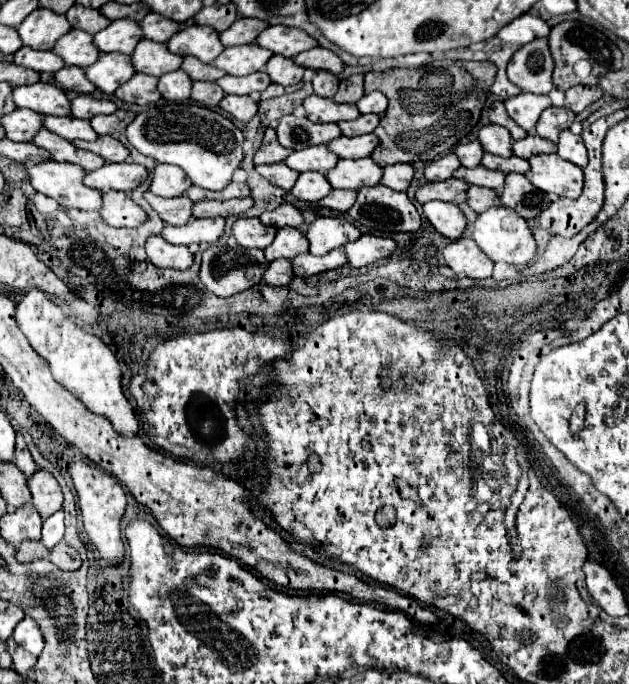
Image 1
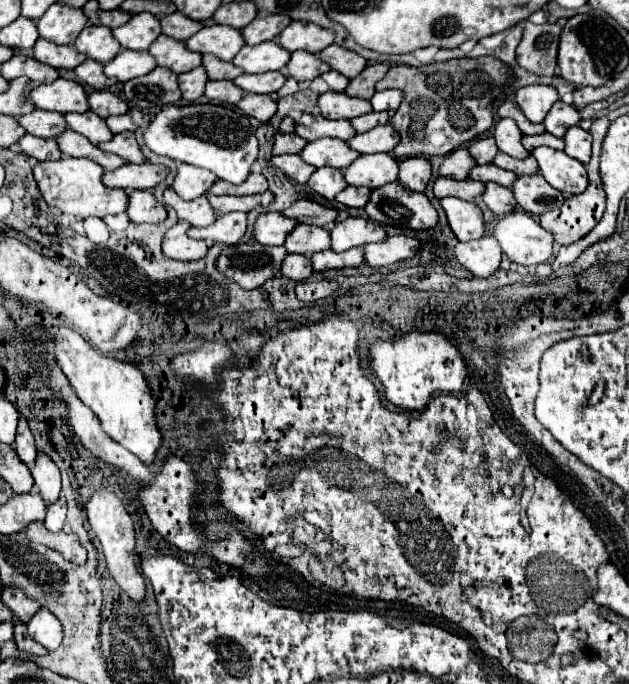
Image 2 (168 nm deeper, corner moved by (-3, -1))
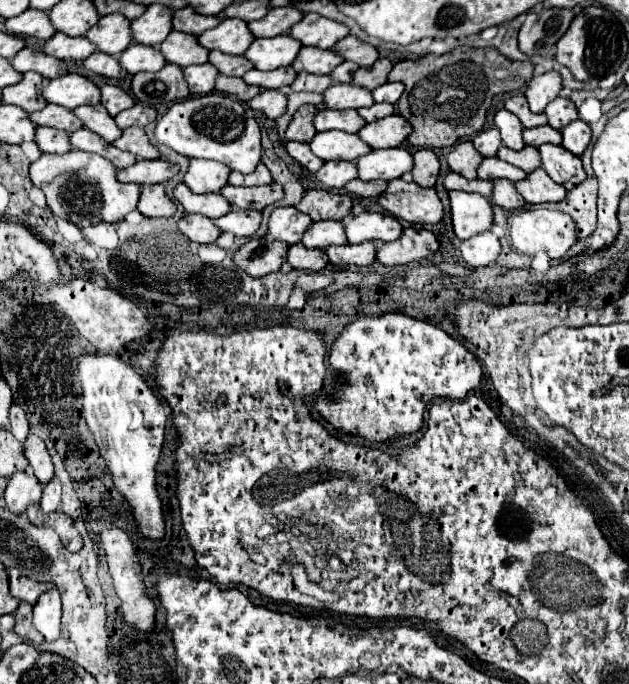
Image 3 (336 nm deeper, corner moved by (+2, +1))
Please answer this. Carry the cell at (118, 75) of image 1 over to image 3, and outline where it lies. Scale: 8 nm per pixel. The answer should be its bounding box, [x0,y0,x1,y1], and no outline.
[120,42,166,74]

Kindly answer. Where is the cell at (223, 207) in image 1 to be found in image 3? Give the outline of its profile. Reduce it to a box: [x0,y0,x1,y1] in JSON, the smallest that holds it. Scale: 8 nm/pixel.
[222,184,284,210]

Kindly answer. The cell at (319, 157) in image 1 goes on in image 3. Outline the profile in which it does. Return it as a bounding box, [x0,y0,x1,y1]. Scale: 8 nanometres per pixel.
[310,130,372,160]

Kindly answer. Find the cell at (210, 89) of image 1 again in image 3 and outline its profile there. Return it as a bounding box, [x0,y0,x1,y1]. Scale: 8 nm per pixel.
[216,74,260,102]

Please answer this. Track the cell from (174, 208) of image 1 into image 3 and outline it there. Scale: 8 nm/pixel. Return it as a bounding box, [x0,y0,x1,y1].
[174,184,230,218]

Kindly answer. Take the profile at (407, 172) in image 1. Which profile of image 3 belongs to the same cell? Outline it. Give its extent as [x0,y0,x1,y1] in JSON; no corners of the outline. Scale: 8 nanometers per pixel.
[412,148,440,188]

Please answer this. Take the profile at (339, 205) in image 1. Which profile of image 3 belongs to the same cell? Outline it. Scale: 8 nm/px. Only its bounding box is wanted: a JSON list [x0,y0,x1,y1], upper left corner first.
[344,180,388,198]

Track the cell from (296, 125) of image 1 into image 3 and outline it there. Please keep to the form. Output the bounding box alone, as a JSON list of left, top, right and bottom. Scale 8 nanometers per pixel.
[314,110,366,132]

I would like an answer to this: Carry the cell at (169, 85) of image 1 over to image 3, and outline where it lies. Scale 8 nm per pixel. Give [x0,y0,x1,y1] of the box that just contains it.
[184,62,218,94]

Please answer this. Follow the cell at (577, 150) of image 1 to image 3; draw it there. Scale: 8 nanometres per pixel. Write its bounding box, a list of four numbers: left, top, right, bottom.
[562,120,592,156]

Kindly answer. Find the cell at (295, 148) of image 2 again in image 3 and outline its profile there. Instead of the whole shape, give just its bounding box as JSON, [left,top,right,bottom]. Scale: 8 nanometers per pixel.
[286,104,316,142]

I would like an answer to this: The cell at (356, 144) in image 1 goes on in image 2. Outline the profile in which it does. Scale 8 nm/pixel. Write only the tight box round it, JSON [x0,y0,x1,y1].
[347,126,399,154]

